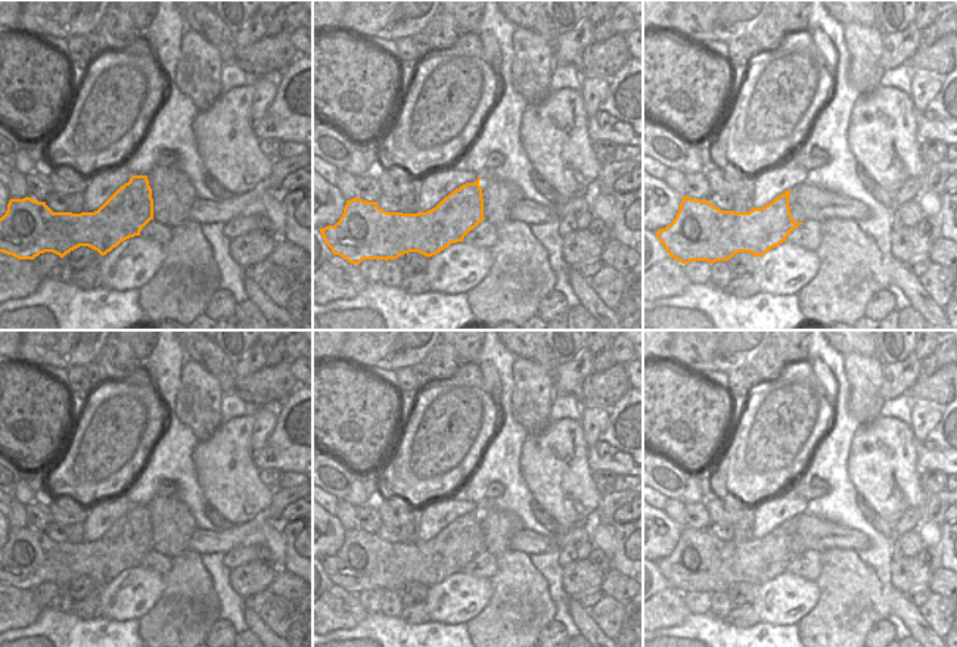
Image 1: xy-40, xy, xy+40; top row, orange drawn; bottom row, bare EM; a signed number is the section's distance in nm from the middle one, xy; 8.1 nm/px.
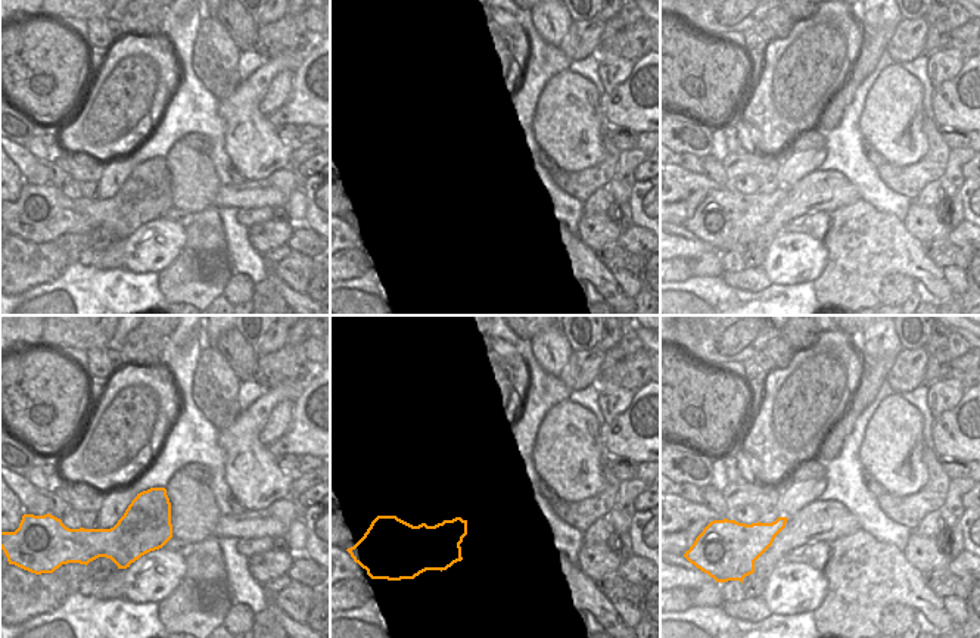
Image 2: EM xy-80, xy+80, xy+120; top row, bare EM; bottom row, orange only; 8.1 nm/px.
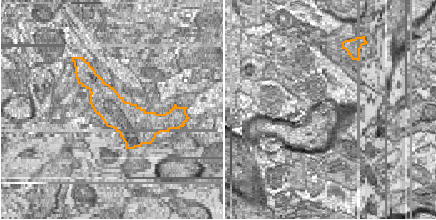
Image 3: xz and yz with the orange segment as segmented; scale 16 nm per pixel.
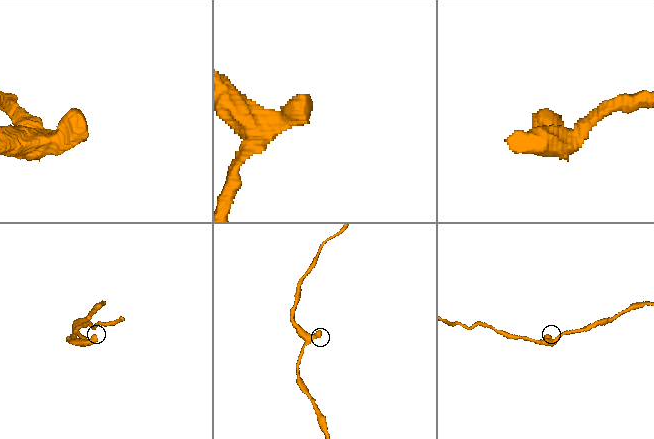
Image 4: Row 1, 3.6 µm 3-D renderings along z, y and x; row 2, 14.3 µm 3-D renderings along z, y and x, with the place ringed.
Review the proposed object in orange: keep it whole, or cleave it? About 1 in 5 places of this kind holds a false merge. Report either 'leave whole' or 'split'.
leave whole

